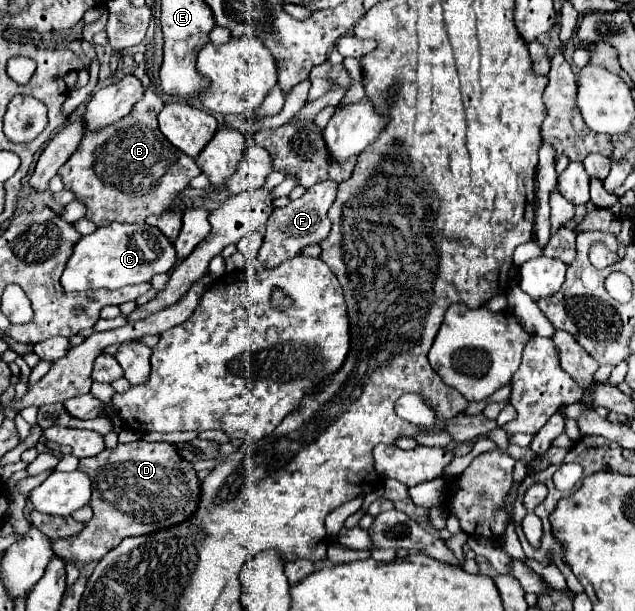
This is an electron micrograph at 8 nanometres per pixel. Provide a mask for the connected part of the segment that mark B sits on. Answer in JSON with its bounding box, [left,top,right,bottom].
[59,91,201,227]

